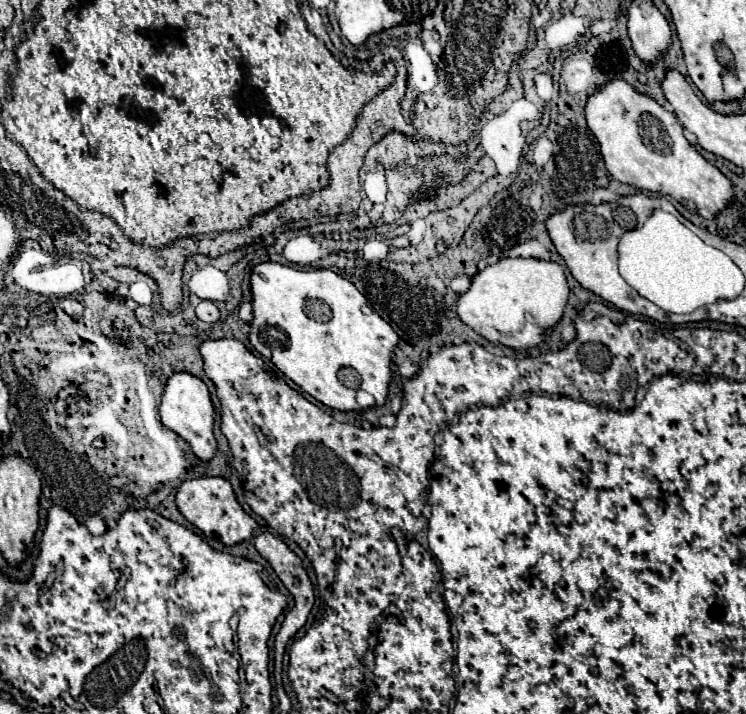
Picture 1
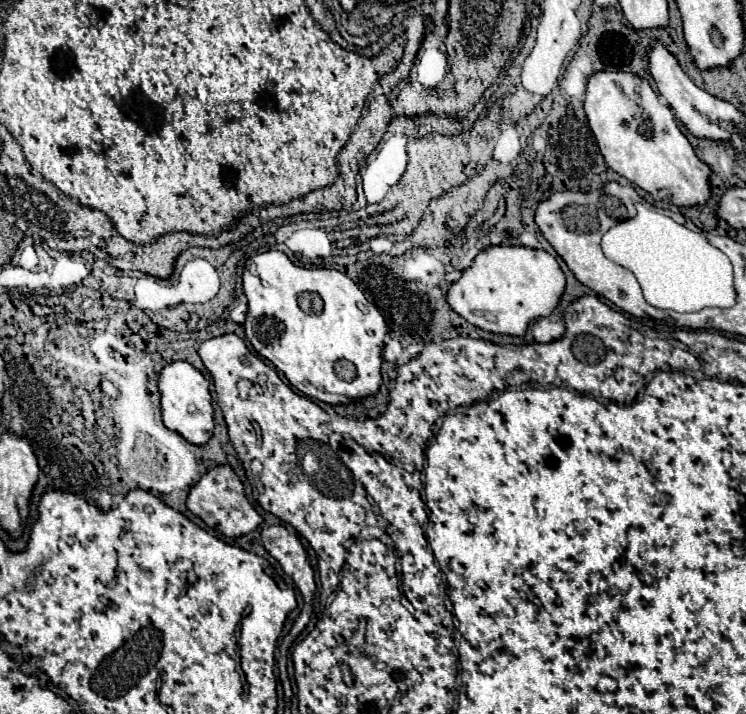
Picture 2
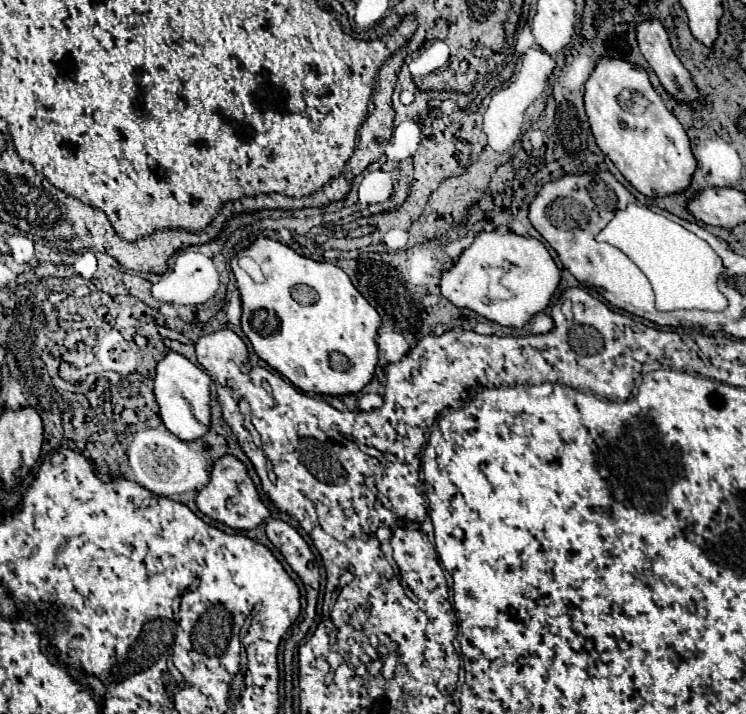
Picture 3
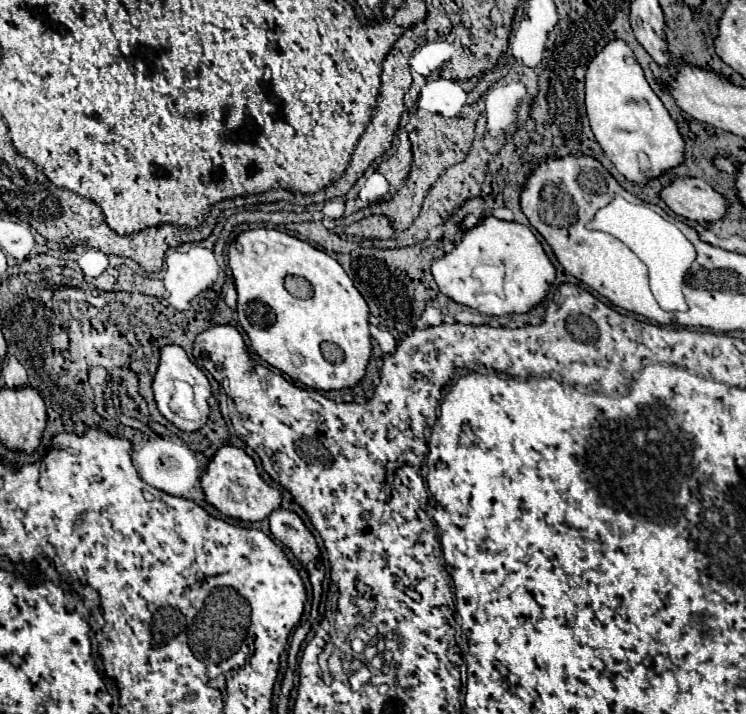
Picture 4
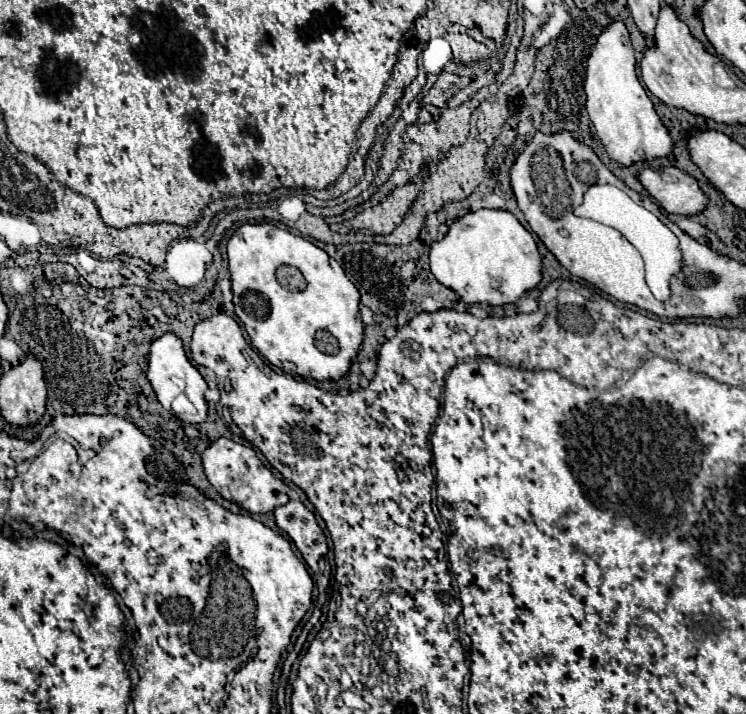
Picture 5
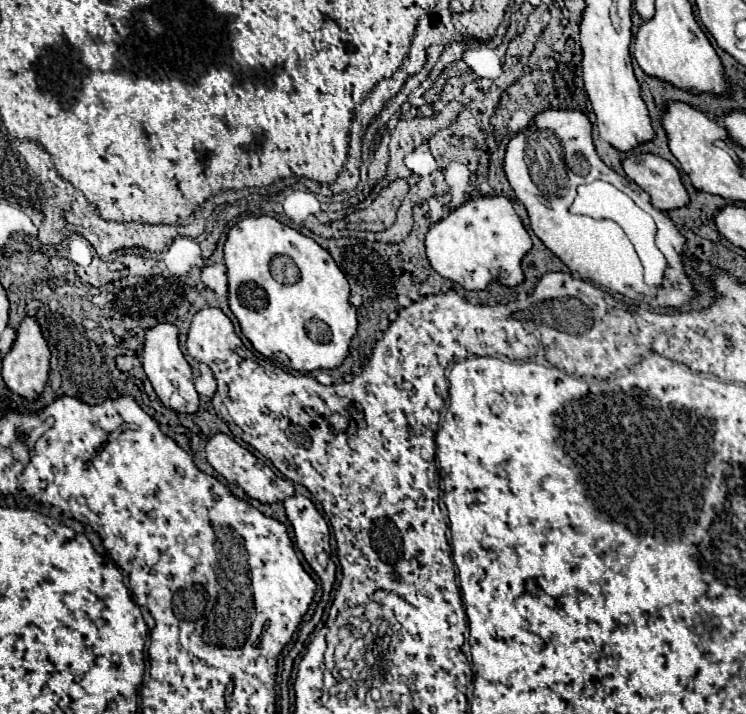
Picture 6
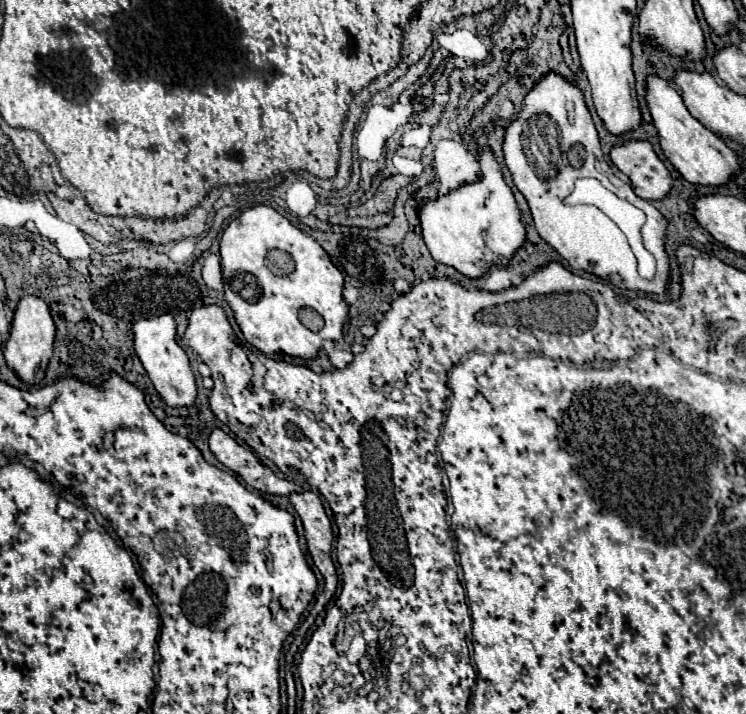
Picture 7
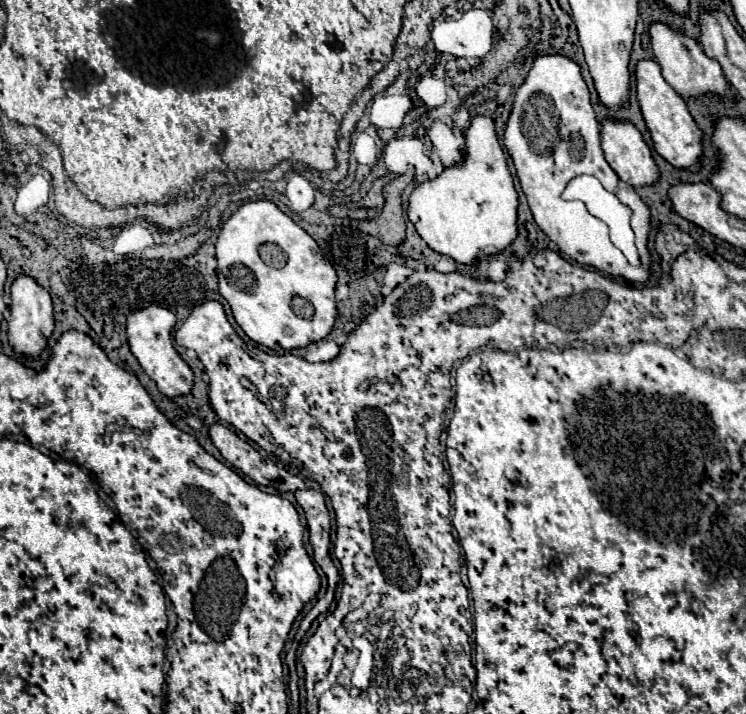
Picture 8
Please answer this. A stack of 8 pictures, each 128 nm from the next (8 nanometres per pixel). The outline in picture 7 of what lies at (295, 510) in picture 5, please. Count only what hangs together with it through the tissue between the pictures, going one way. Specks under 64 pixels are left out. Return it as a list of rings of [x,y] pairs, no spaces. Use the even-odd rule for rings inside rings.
[[[314,492],[292,494],[290,502],[302,520],[306,548],[312,556],[312,562],[320,570],[320,574],[324,576],[324,590],[322,590],[322,596],[314,608],[318,612],[318,604],[320,604],[320,608],[324,608],[328,604],[328,600],[332,598],[332,594],[336,590],[336,582],[338,582],[336,580],[336,568],[334,568],[332,558],[330,558],[332,538],[334,538],[332,536],[332,524],[324,512],[320,498]]]

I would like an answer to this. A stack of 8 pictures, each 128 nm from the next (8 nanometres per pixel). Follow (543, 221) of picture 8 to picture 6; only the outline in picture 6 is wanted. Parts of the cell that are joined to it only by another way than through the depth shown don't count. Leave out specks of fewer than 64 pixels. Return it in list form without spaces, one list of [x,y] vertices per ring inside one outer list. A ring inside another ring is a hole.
[[[544,110],[536,116],[534,124],[530,124],[524,132],[518,132],[506,148],[506,160],[504,160],[504,172],[508,176],[508,182],[516,194],[516,198],[526,206],[526,212],[530,216],[530,226],[534,234],[544,242],[548,250],[554,252],[568,268],[570,272],[576,272],[582,280],[590,280],[602,288],[608,288],[610,292],[618,292],[622,296],[628,296],[632,300],[640,300],[650,304],[652,308],[682,308],[686,306],[694,296],[692,280],[684,272],[682,266],[682,254],[686,246],[686,238],[680,234],[680,230],[672,224],[672,220],[658,208],[650,204],[648,194],[642,198],[642,188],[616,174],[612,168],[608,168],[596,154],[592,144],[592,126],[584,112],[580,110]],[[568,144],[568,156],[574,156],[578,164],[566,164],[566,148],[560,148]],[[594,180],[606,180],[626,192],[642,210],[646,210],[650,216],[654,216],[658,224],[658,248],[668,258],[668,270],[664,274],[664,282],[660,286],[646,286],[643,278],[643,268],[633,248],[632,242],[624,233],[624,230],[612,222],[612,220],[594,220],[590,216],[570,214],[568,208],[576,198],[576,188],[586,182]]]

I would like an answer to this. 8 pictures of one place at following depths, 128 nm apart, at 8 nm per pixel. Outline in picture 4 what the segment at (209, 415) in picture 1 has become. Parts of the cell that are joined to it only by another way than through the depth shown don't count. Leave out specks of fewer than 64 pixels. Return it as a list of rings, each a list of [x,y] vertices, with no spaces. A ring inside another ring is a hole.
[[[170,344],[160,350],[160,364],[154,374],[152,390],[154,390],[154,398],[156,398],[160,414],[176,428],[184,432],[196,432],[208,422],[210,406],[206,400],[212,396],[212,386],[206,374],[196,364],[190,362],[190,358],[180,346]]]

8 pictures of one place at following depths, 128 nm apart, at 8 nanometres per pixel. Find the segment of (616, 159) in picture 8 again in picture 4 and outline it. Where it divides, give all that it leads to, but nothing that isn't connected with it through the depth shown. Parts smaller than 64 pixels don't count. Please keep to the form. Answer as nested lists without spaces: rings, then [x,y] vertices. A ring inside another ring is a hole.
[[[676,178],[660,196],[678,216],[696,222],[722,220],[728,208],[726,198],[700,178]]]

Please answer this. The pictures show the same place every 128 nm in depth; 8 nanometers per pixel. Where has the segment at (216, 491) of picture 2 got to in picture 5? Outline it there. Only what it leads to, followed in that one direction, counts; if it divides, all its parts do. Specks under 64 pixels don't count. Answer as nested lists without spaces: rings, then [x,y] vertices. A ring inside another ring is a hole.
[[[218,438],[206,448],[206,452],[202,454],[202,462],[204,474],[208,482],[218,490],[218,494],[224,500],[236,502],[250,514],[266,514],[272,512],[276,506],[288,502],[288,486],[262,464],[262,460],[250,446],[236,444],[228,438]]]

